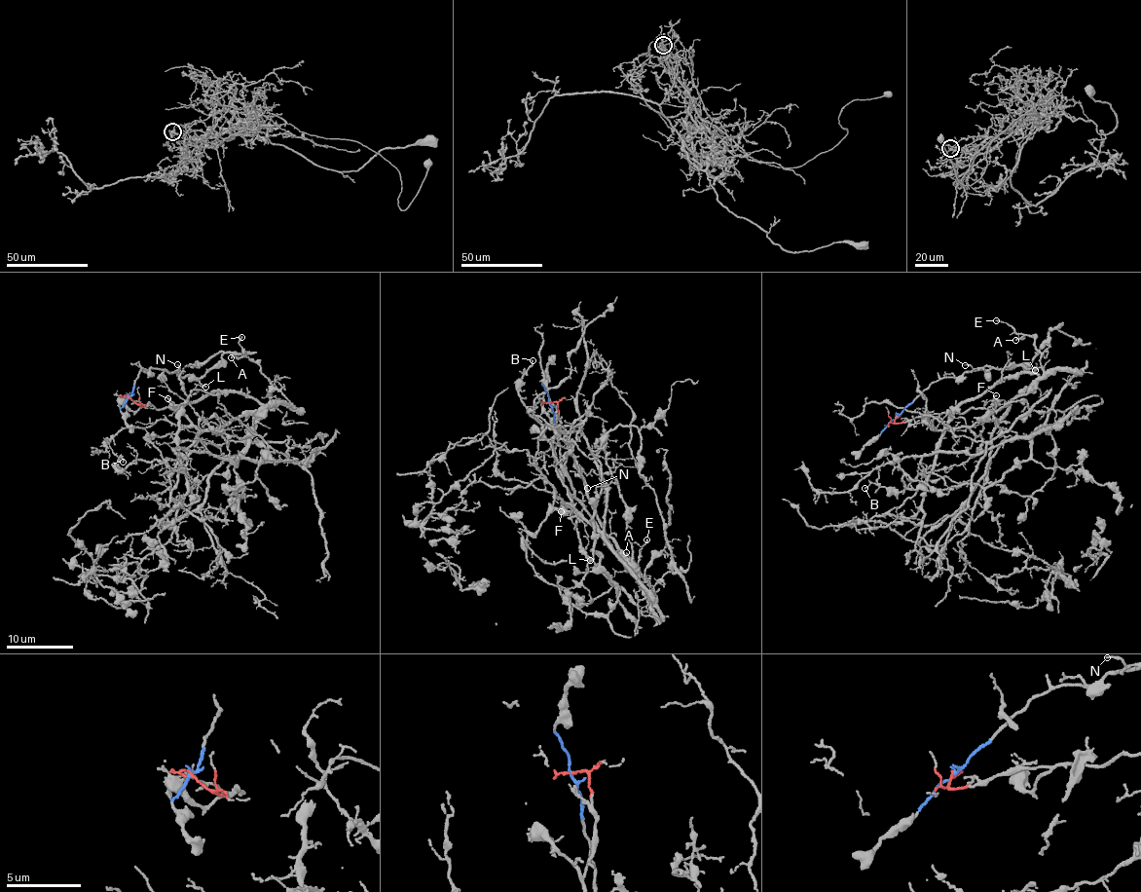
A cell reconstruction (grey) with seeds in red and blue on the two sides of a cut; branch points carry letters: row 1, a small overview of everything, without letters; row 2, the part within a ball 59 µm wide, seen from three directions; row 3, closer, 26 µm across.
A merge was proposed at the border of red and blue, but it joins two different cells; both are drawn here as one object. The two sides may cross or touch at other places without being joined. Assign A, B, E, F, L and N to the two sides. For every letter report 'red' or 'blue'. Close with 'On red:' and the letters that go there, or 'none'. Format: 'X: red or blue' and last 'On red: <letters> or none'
A: red
B: red
E: red
F: red
L: blue
N: blue
On red: A, B, E, F

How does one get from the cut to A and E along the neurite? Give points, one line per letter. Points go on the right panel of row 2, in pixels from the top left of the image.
A: (897, 417), (896, 423), (981, 407), (1003, 417), (1043, 373), (1036, 341), (1028, 334), (1015, 341)
E: (897, 417), (896, 423), (981, 407), (995, 420), (1013, 398), (1033, 387), (1043, 373), (1036, 341), (996, 320)

